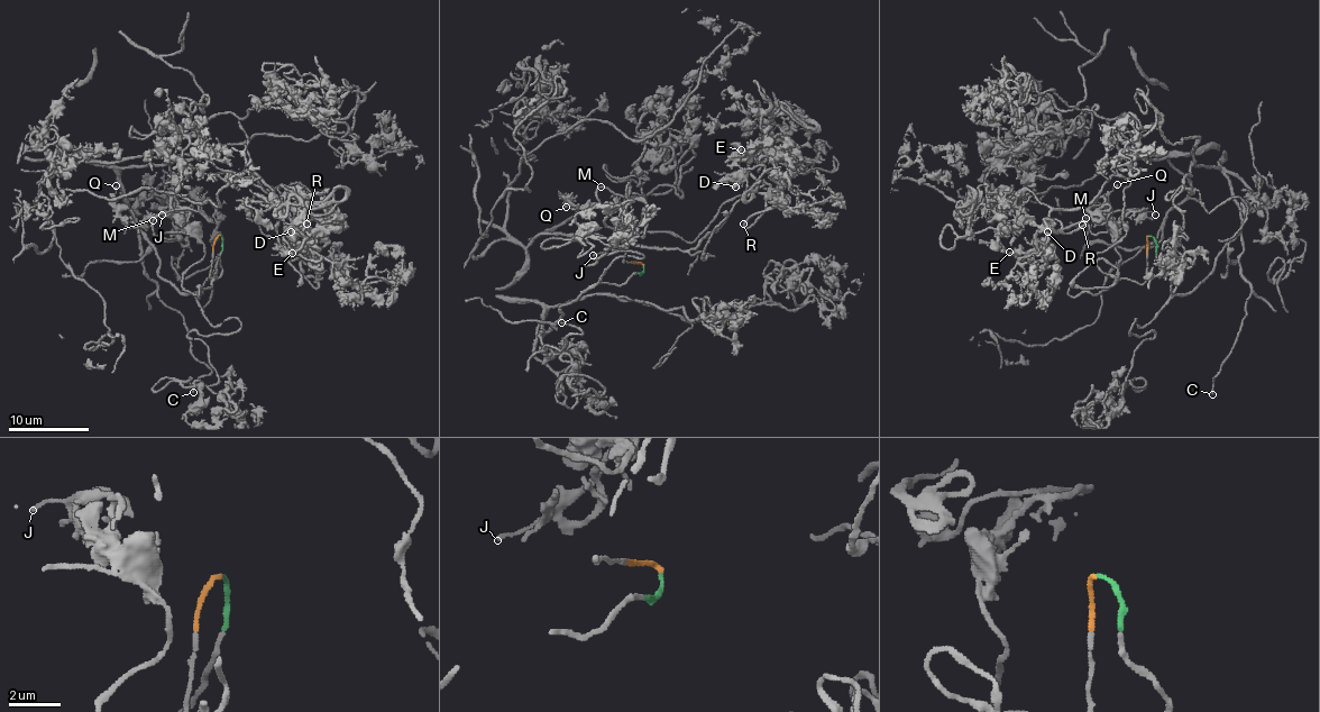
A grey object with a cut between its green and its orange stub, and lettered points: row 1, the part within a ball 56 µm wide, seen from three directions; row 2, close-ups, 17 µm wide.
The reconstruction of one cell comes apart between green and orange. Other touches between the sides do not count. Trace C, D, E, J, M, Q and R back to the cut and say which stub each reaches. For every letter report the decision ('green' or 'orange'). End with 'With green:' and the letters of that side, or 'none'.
C: green
D: green
E: green
J: orange
M: orange
Q: orange
R: green
With green: C, D, E, R

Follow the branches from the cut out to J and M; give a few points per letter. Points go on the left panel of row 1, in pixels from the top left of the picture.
J: (219, 235), (212, 286), (186, 292), (184, 274), (204, 254), (202, 236), (186, 211), (163, 215)
M: (219, 235), (212, 286), (186, 292), (184, 274), (203, 256), (202, 234), (168, 212), (153, 220)

